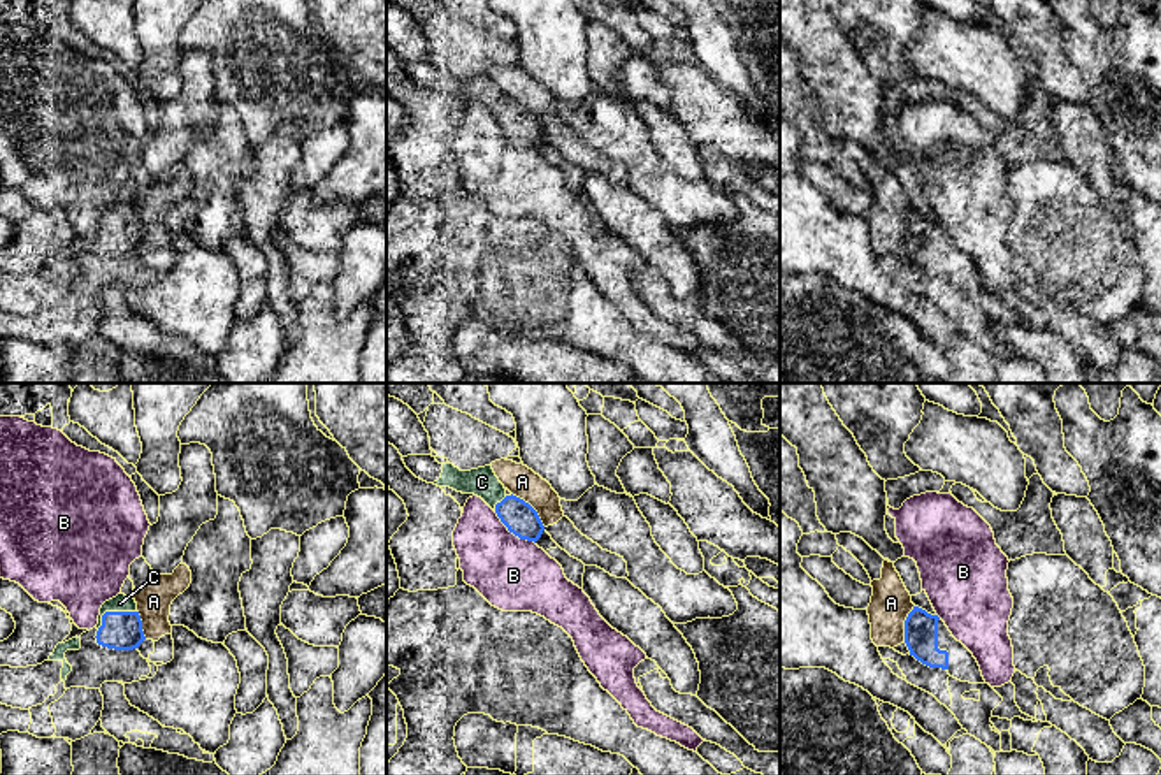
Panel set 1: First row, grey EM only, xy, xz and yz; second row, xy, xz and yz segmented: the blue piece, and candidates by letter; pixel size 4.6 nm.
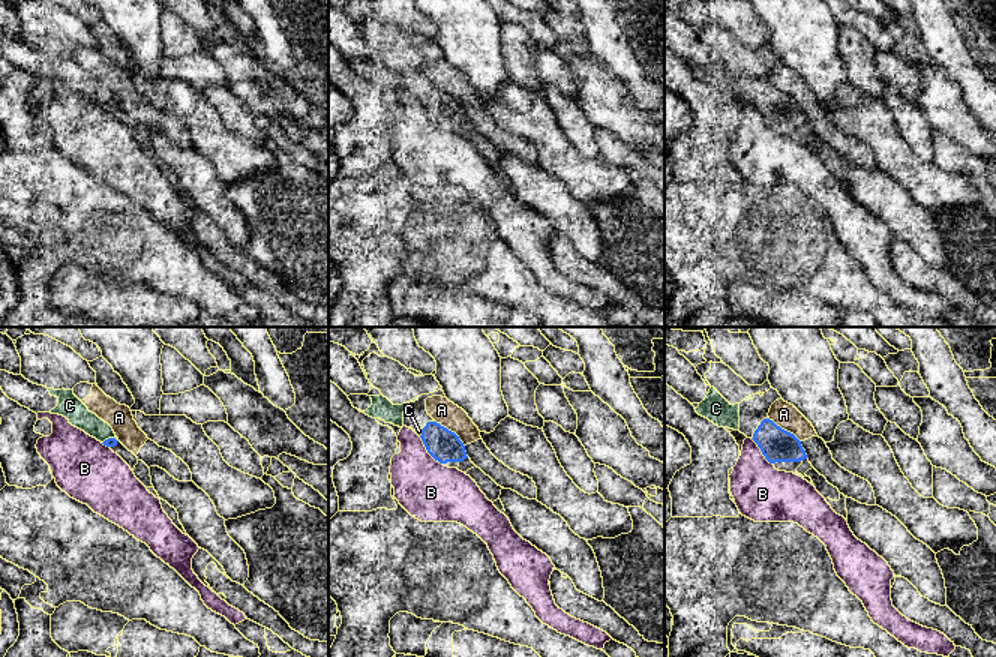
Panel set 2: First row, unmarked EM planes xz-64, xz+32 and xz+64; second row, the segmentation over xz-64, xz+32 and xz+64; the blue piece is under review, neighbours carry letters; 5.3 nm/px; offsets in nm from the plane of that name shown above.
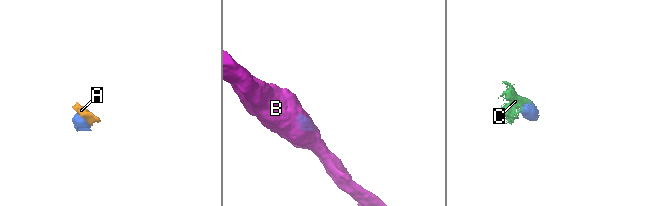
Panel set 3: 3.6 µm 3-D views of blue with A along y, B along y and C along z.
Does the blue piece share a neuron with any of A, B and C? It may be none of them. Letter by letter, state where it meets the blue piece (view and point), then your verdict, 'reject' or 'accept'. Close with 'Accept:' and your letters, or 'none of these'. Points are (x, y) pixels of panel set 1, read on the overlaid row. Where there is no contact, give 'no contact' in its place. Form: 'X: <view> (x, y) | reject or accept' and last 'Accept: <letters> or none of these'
A: xz (531, 507) | reject
B: xz (513, 533) | reject
C: xy (113, 612) | accept
Accept: C

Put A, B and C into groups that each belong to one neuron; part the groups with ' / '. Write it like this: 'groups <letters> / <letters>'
groups A / B / C

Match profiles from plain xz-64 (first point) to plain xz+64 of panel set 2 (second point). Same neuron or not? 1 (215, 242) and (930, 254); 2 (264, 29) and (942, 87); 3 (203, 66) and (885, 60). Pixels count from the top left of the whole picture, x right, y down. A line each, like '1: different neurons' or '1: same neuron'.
1: different neurons
2: different neurons
3: same neuron

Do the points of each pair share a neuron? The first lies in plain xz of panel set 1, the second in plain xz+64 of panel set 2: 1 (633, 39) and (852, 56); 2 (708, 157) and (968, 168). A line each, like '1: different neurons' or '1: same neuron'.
1: different neurons
2: same neuron

